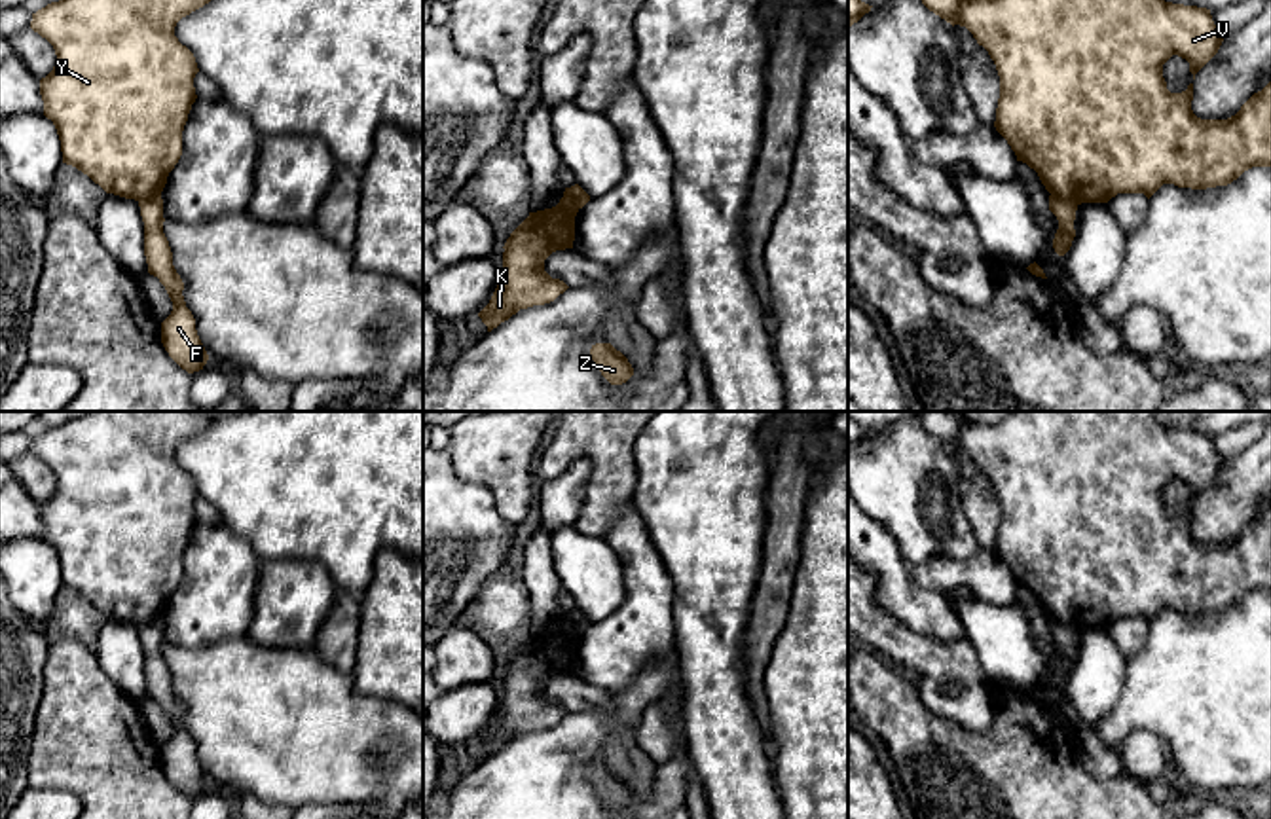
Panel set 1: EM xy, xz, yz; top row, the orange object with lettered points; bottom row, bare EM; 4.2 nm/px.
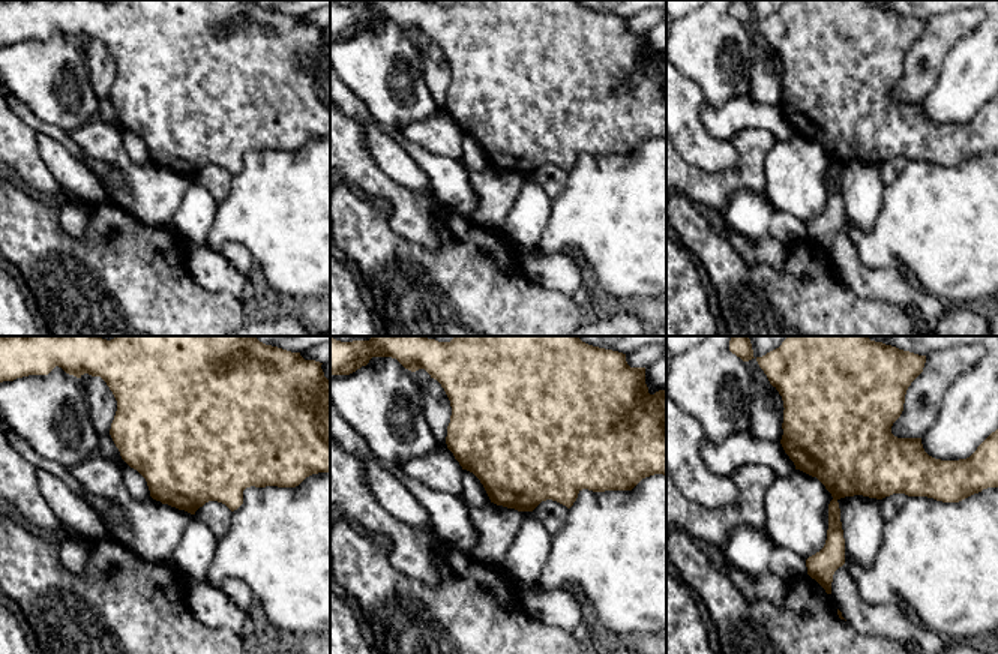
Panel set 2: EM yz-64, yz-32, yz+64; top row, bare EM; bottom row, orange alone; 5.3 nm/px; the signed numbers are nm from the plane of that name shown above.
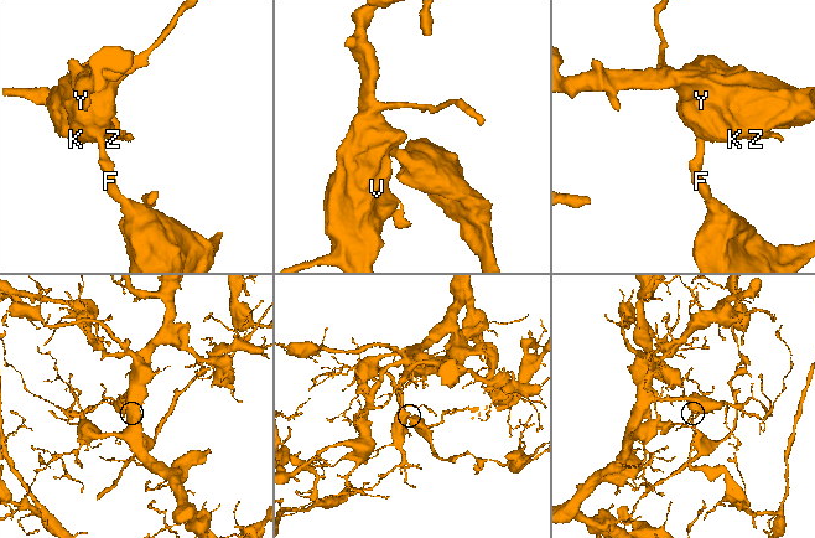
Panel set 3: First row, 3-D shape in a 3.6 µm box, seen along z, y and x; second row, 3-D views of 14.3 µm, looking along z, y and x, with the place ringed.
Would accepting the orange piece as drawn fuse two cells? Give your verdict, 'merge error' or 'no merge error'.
merge error

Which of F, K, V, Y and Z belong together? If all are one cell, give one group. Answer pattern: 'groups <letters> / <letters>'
groups F / K V Y Z

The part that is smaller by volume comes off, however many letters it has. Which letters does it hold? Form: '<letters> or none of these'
F

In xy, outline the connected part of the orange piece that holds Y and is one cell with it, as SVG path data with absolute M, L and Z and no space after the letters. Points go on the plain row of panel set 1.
M87 411L82 417L70 417L66 423L51 427L32 438L30 453L46 463L57 480L53 495L40 504L40 519L44 525L44 540L53 546L59 559L63 588L72 590L87 599L106 618L125 624L142 626L163 616L169 597L182 580L182 555L192 529L197 523L193 502L199 497L193 478L175 461L175 451L182 442L209 428L212 421L214 419L207 417L203 411Z

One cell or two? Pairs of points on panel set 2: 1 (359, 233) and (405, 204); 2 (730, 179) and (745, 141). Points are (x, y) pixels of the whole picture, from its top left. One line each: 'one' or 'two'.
1: two
2: one

